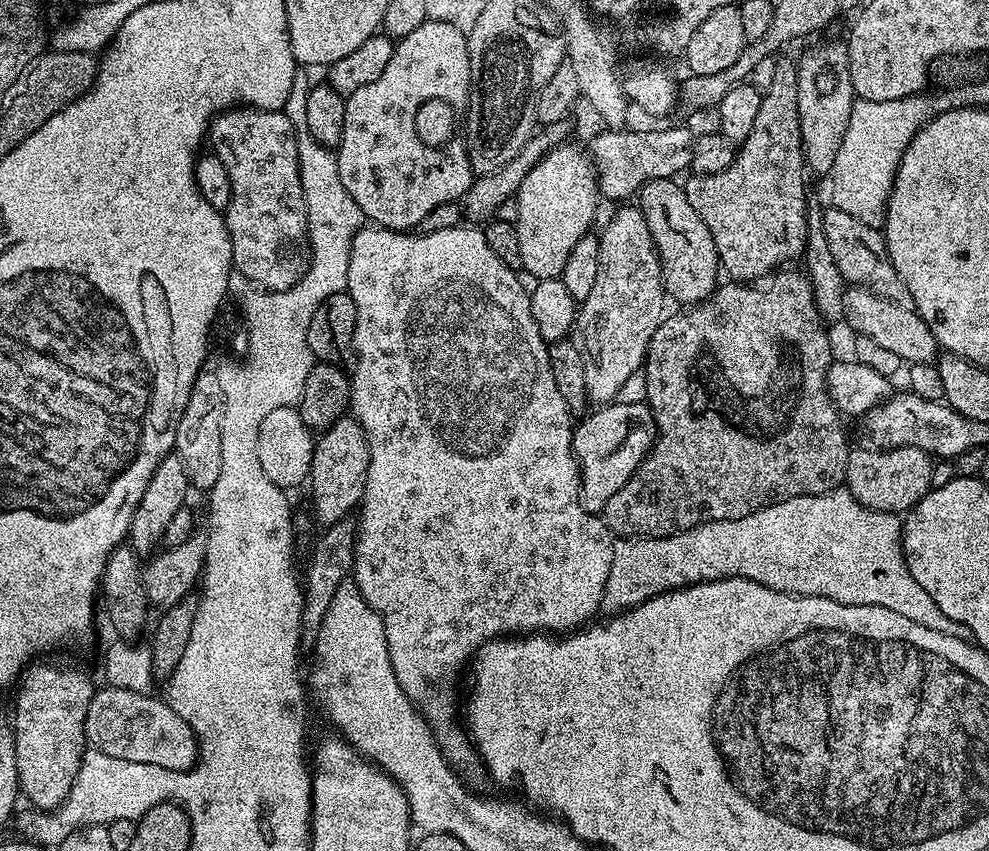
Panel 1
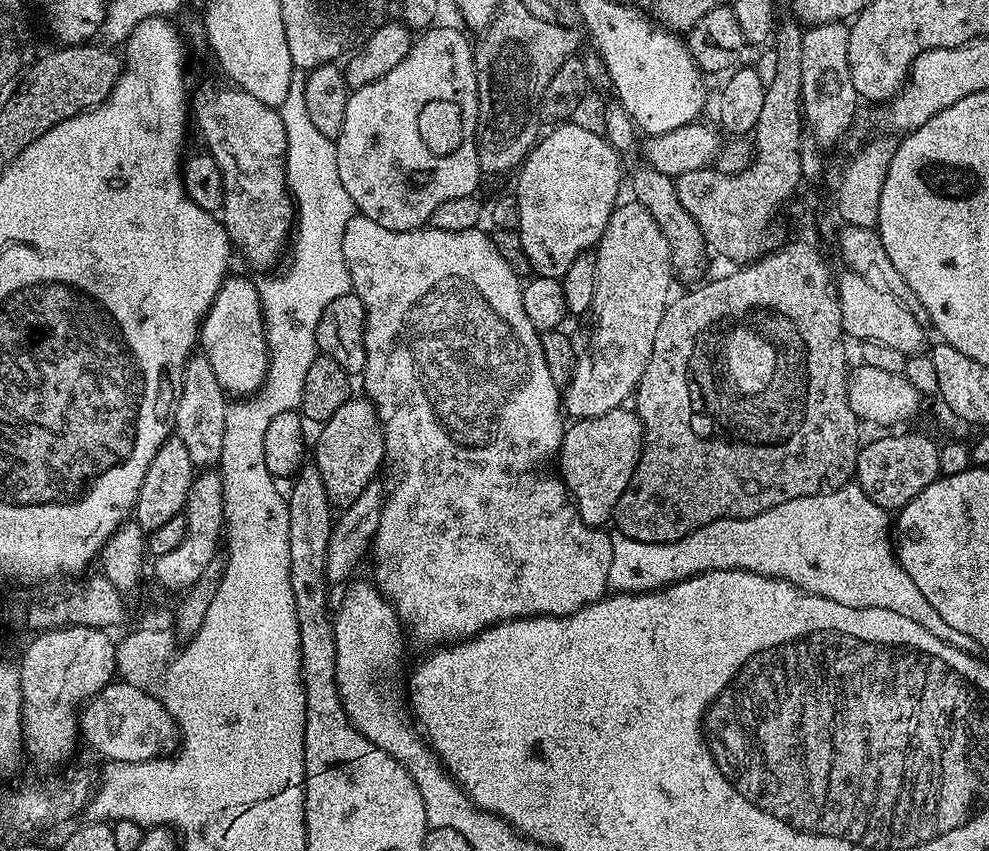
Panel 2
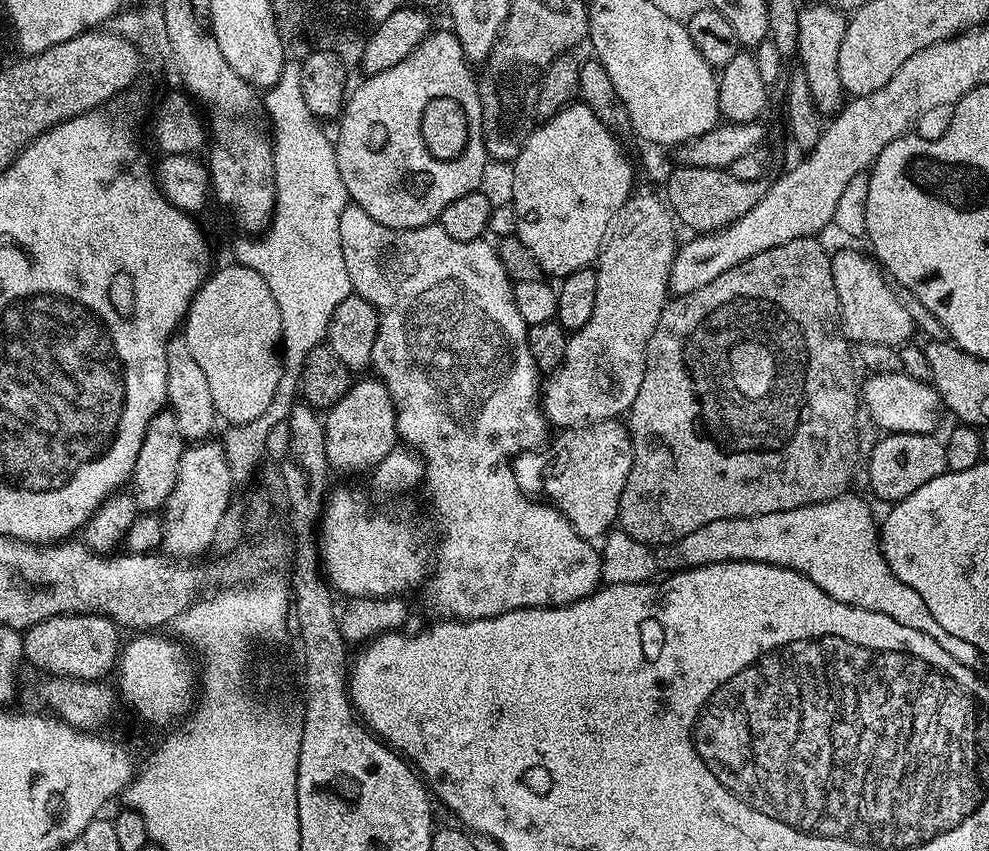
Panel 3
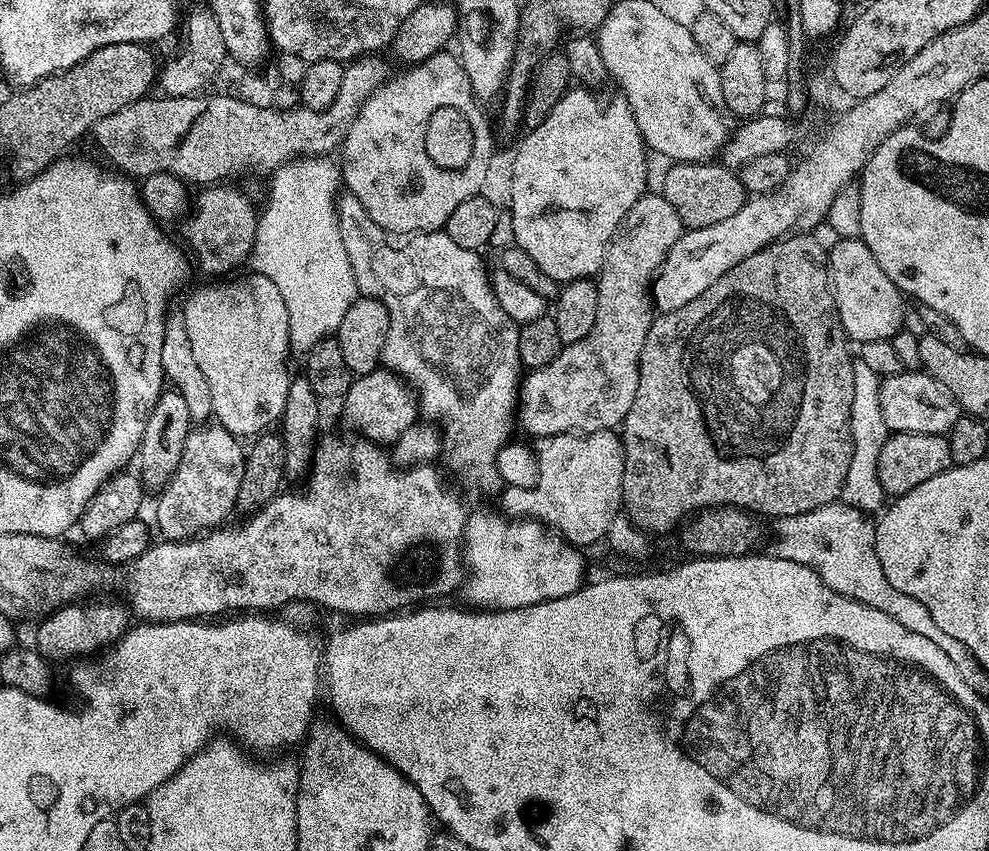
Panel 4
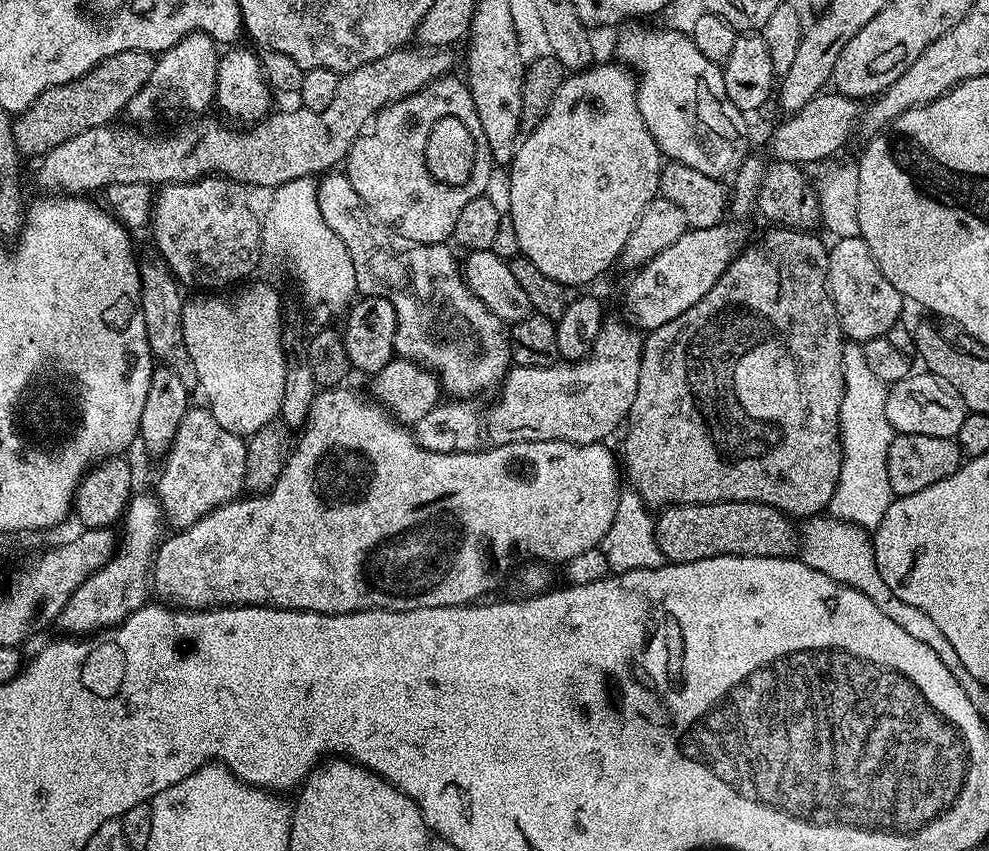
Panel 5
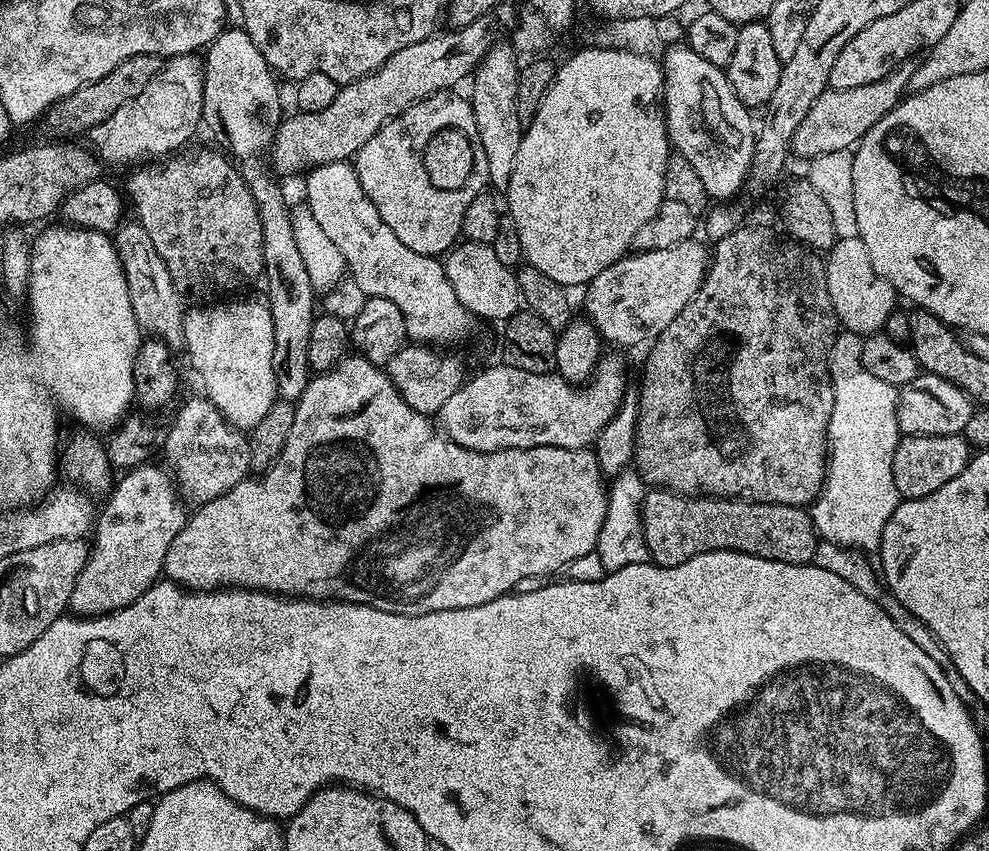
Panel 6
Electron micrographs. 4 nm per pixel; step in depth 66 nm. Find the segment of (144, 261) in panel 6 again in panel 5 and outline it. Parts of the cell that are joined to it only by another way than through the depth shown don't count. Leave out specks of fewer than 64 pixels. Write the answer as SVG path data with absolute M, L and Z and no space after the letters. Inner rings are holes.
M148 246L138 254L137 264L140 272L140 290L138 299L140 308L146 322L148 344L152 355L169 368L174 368L185 383L195 379L195 373L187 354L184 332L182 332L182 312L184 296L181 296L181 287L176 277L169 270L167 262L154 246Z

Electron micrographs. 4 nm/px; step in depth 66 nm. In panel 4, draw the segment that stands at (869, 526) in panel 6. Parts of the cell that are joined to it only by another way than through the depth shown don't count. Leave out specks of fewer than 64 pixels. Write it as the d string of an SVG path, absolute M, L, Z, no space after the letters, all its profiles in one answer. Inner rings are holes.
M859 359L855 361L854 402L850 402L852 453L850 470L846 470L846 482L840 491L840 500L865 514L879 513L886 500L884 487L878 480L878 454L882 454L882 446L888 440L890 433L886 426L886 418L882 418L880 381L881 377L876 376L874 370L866 366L866 362Z

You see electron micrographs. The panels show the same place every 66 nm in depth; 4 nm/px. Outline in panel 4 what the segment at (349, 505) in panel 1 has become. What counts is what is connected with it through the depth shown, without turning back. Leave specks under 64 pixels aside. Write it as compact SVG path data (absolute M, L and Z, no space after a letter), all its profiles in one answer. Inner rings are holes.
M381 366L370 374L355 377L348 392L342 397L344 420L353 433L366 436L381 446L391 446L411 424L418 420L416 393L394 372Z

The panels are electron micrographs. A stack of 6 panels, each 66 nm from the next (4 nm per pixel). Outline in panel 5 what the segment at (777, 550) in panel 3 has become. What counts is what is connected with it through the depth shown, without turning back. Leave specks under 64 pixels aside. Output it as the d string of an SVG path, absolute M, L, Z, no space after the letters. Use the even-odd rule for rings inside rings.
M831 514L809 516L803 524L798 532L798 556L806 566L822 570L826 578L834 578L834 582L858 590L858 594L866 594L866 598L870 598L870 602L874 602L874 606L878 606L878 610L882 610L886 618L898 622L898 626L911 629L916 626L912 624L924 620L922 610L918 610L918 606L910 606L910 602L902 602L902 598L898 598L898 594L894 594L894 590L886 586L882 574L878 574L872 536L864 533L867 531L861 525L847 524Z

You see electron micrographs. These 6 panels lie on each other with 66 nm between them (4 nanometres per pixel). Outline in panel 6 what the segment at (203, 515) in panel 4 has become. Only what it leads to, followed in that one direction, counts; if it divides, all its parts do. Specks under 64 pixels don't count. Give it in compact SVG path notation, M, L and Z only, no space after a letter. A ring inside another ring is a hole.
M198 394L193 400L186 401L177 410L172 424L170 420L162 456L168 459L167 467L181 497L192 506L199 506L206 500L226 494L226 490L238 486L238 482L242 482L252 468L248 436L228 423L227 418L204 394Z

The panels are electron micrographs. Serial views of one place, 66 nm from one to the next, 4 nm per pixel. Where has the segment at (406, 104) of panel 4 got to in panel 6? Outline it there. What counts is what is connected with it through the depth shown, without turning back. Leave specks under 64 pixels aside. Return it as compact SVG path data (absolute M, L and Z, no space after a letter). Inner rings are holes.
M456 90L436 92L419 100L403 116L393 116L386 121L382 131L374 134L374 138L370 138L370 142L366 142L366 146L362 146L354 157L362 190L378 210L382 222L394 230L398 242L402 242L402 246L410 246L410 250L418 254L437 258L443 257L461 239L460 227L466 206L470 206L470 202L474 202L476 195L485 191L488 184L486 154L483 150L478 150L480 166L464 192L450 193L432 188L421 168L420 150L423 149L424 140L433 137L436 128L442 128L444 124L458 124L464 130L478 130L471 103L465 97L463 100L458 93ZM384 180L388 183L389 192L384 192Z

